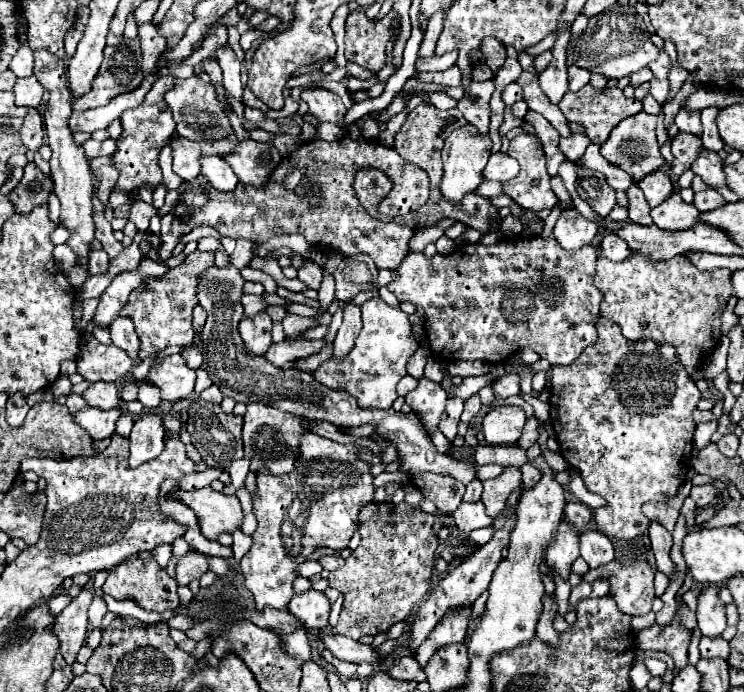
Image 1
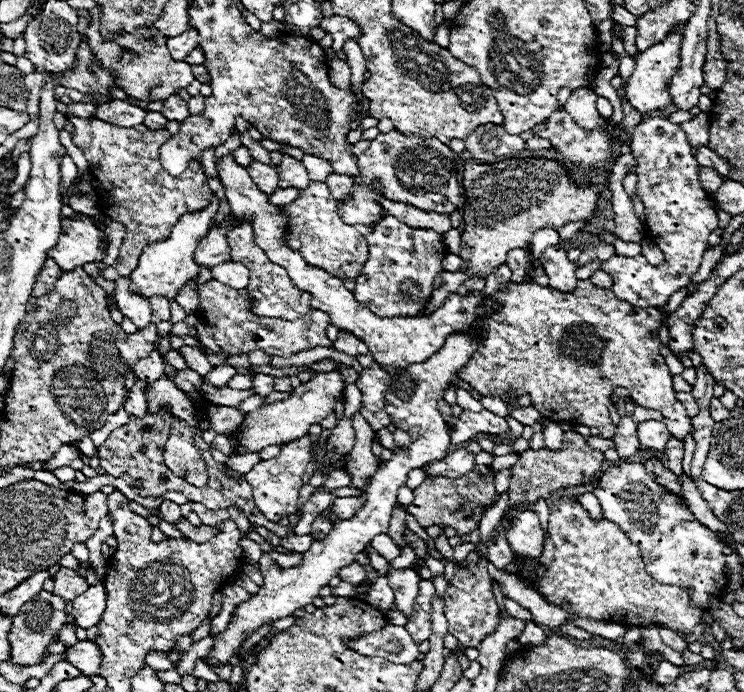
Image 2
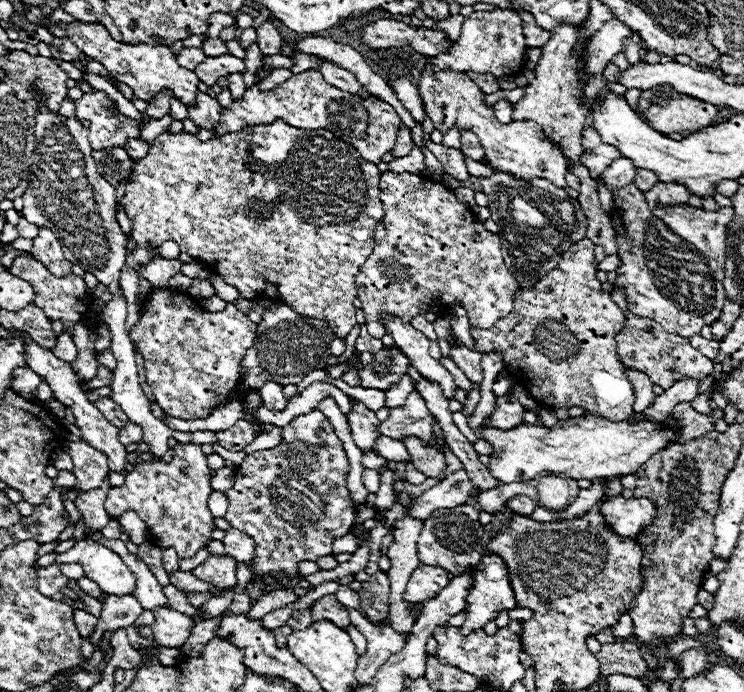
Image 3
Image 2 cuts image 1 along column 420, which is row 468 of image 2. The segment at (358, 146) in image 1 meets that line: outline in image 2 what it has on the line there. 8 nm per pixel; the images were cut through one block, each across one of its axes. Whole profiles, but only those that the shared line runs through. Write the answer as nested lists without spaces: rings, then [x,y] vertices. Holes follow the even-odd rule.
[[[176,418],[164,449],[164,462],[176,476],[184,476],[184,480],[200,488],[208,482],[208,474],[200,452],[192,444],[196,432],[200,430]]]

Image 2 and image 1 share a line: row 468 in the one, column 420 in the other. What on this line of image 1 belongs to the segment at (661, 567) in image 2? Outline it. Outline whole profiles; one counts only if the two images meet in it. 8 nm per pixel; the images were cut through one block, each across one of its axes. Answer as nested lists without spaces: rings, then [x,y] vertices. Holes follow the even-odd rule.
[[[518,488],[518,490],[514,490],[510,496],[508,496],[508,504],[506,504],[506,508],[502,510],[502,514],[506,516],[506,524],[498,530],[498,532],[494,532],[494,538],[488,542],[488,544],[484,544],[484,546],[480,546],[470,558],[466,558],[462,564],[458,564],[454,570],[450,570],[448,574],[446,574],[446,578],[428,594],[428,598],[422,602],[422,606],[420,606],[420,610],[416,612],[416,616],[412,618],[412,626],[410,626],[410,644],[408,644],[408,648],[410,648],[410,652],[414,654],[416,650],[418,650],[418,646],[428,638],[428,634],[442,622],[442,618],[450,612],[450,610],[454,610],[454,608],[470,608],[472,604],[474,604],[474,600],[484,592],[484,590],[488,590],[488,584],[490,584],[490,580],[492,580],[492,574],[494,574],[494,570],[496,570],[496,564],[500,562],[500,552],[508,546],[508,542],[510,542],[510,532],[514,530],[514,526],[516,526],[516,506],[518,506],[518,502],[520,502],[520,496],[522,496],[522,488]]]

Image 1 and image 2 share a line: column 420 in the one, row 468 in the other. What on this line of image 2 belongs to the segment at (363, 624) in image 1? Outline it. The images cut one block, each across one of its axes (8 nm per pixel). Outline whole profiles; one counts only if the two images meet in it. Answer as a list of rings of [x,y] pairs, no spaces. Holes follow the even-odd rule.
[[[566,432],[562,448],[556,452],[550,452],[548,448],[526,450],[520,454],[518,462],[510,468],[510,472],[512,472],[512,480],[510,480],[510,488],[508,488],[510,506],[520,506],[526,502],[536,502],[538,498],[548,498],[558,488],[590,484],[590,482],[594,482],[596,474],[600,472],[602,462],[604,462],[602,452],[588,448],[586,440],[576,432]]]

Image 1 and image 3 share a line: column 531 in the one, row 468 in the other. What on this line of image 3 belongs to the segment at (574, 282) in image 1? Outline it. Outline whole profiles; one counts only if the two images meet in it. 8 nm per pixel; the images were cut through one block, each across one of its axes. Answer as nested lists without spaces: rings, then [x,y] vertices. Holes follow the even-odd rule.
[[[310,412],[294,418],[282,428],[282,444],[270,450],[260,450],[250,454],[234,470],[234,486],[226,490],[228,512],[226,520],[252,536],[256,540],[256,564],[254,574],[268,574],[270,570],[284,570],[296,574],[296,564],[300,560],[316,560],[318,556],[328,556],[336,538],[352,530],[356,518],[356,506],[346,488],[348,460],[340,438],[334,434],[330,420],[320,412]]]

